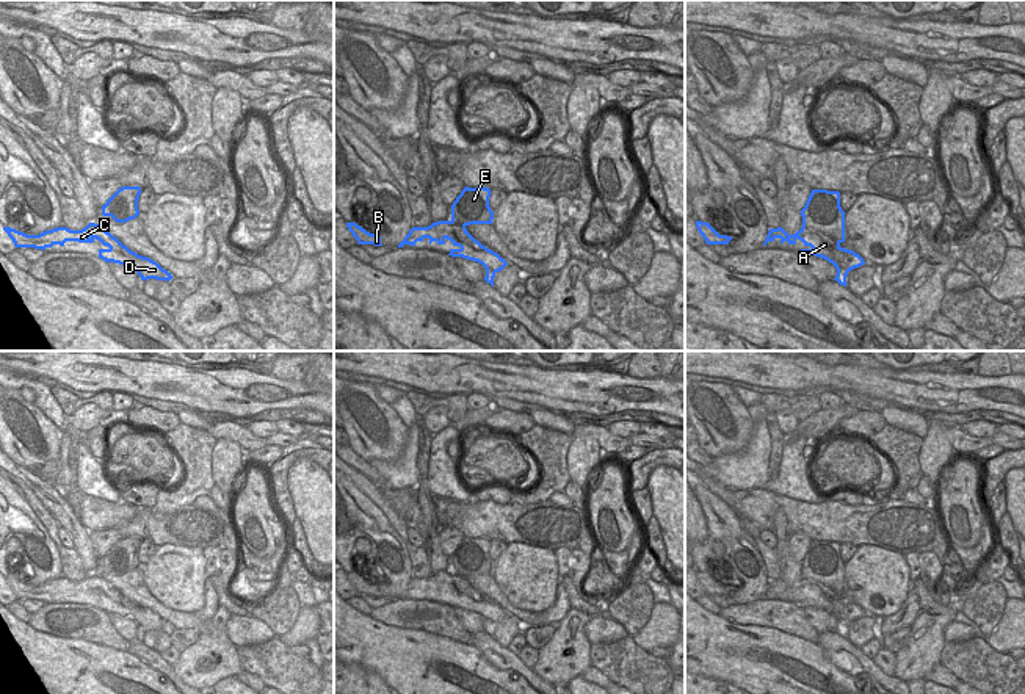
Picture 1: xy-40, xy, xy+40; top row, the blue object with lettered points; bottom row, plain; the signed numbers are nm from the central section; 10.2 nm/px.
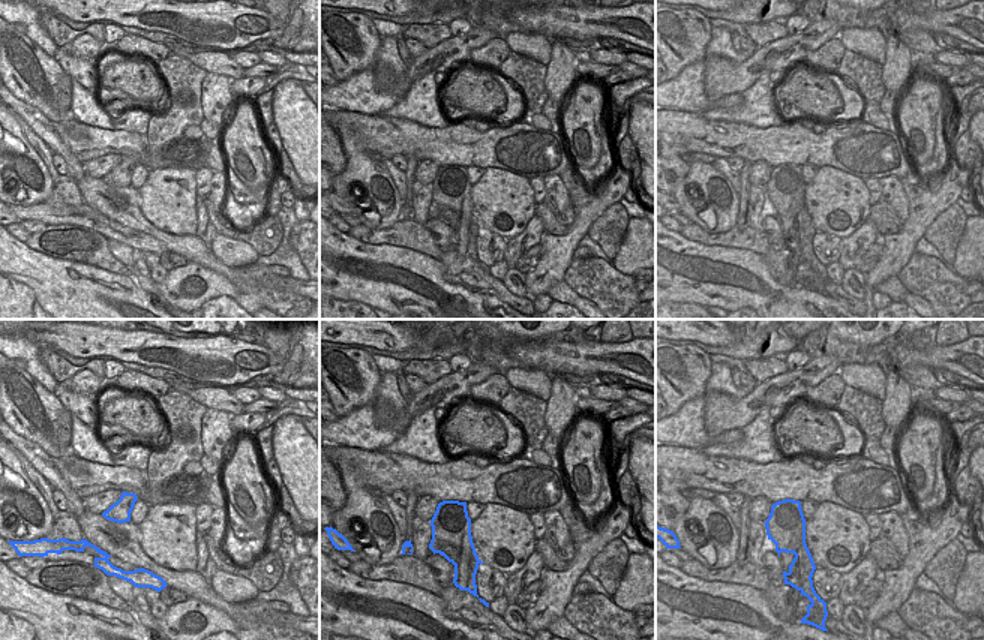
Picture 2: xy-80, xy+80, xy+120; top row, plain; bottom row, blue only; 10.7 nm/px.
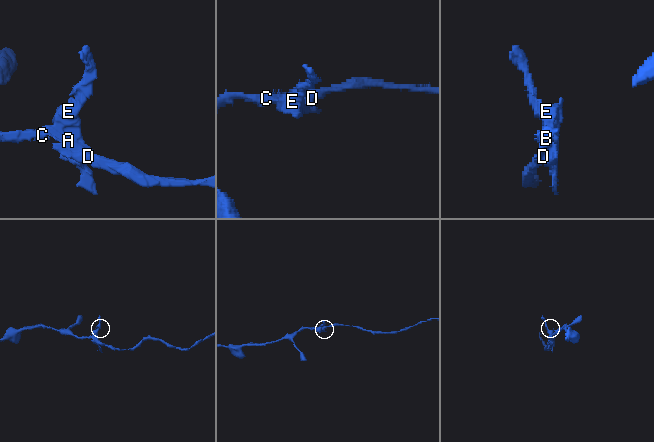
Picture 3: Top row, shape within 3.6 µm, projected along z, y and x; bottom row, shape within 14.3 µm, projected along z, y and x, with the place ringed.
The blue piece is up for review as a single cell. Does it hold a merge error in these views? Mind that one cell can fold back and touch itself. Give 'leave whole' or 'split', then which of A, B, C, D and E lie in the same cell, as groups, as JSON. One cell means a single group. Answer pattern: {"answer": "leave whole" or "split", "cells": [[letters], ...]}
{"answer": "split", "cells": [["A", "B", "C", "D"], ["E"]]}

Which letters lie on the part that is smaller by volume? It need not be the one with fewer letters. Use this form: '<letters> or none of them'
E

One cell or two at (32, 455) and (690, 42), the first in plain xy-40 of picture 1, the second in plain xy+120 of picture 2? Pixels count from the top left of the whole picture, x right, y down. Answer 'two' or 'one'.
one

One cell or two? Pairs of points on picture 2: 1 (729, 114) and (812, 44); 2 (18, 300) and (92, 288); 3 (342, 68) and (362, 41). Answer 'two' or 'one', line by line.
1: two
2: two
3: one

